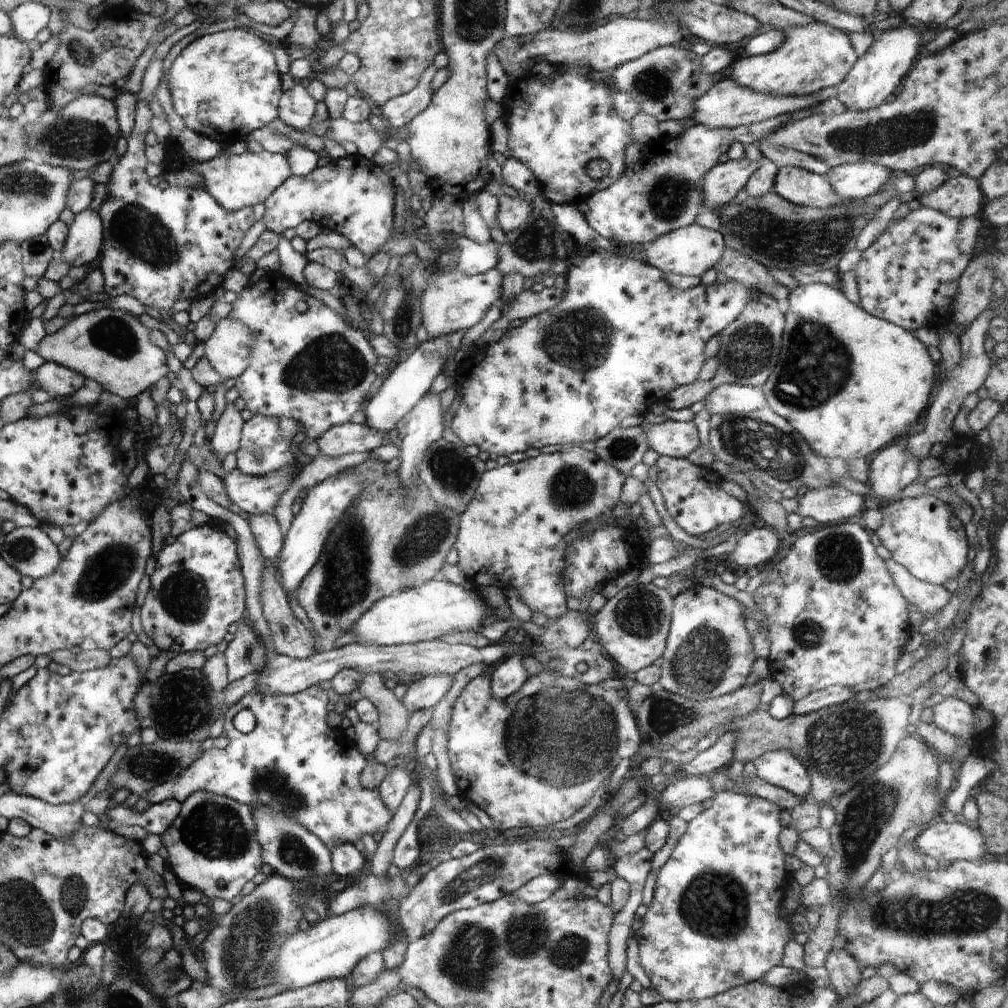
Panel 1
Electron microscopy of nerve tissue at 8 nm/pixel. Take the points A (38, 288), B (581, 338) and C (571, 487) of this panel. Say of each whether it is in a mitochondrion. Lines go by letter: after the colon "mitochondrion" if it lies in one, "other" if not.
A: other
B: mitochondrion
C: mitochondrion

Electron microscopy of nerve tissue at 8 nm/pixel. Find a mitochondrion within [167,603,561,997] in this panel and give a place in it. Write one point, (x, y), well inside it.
(254, 933)

